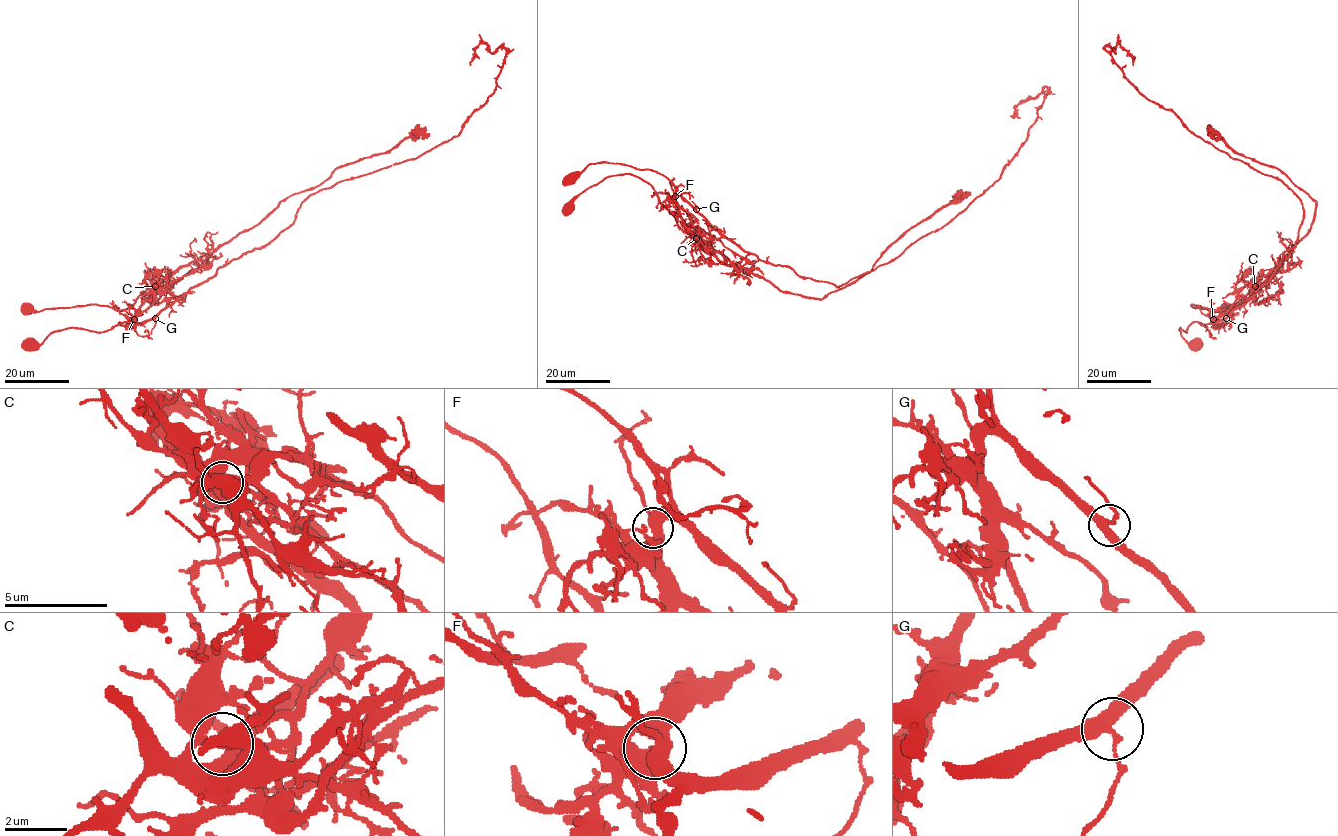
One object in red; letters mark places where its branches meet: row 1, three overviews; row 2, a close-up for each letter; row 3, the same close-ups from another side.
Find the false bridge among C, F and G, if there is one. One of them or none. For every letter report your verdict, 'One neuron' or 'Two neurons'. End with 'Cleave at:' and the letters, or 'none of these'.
C: Two neurons
F: One neuron
G: One neuron
Cleave at: C

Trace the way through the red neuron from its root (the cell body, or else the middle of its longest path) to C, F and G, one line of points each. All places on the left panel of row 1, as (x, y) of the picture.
C: (32, 345), (67, 328), (104, 332), (122, 322), (135, 324), (135, 313), (155, 286)
F: (32, 345), (39, 345), (51, 333), (67, 328), (104, 332), (122, 322), (135, 324), (134, 319)
G: (32, 345), (39, 345), (51, 333), (67, 328), (104, 332), (122, 322), (138, 324), (155, 318)

